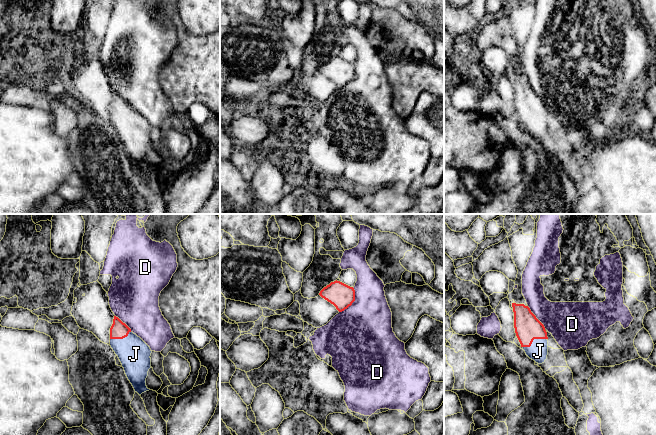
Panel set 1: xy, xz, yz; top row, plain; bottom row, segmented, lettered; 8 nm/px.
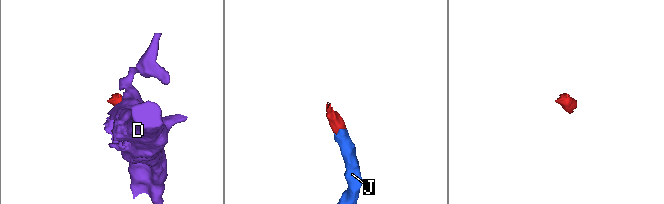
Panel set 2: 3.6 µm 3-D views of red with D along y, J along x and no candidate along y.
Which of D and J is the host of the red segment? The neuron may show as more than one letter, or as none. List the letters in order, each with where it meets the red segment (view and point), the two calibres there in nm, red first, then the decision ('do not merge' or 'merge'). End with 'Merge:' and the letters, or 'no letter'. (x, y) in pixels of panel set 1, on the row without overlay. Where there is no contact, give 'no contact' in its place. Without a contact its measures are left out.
D: meets red in xz at (353, 77); 200 nm thick on the red side, 460 nm on the other; do not merge
J: meets red in yz at (533, 115); 200 nm thick on the red side, 160 nm on the other; merge
Merge: J

